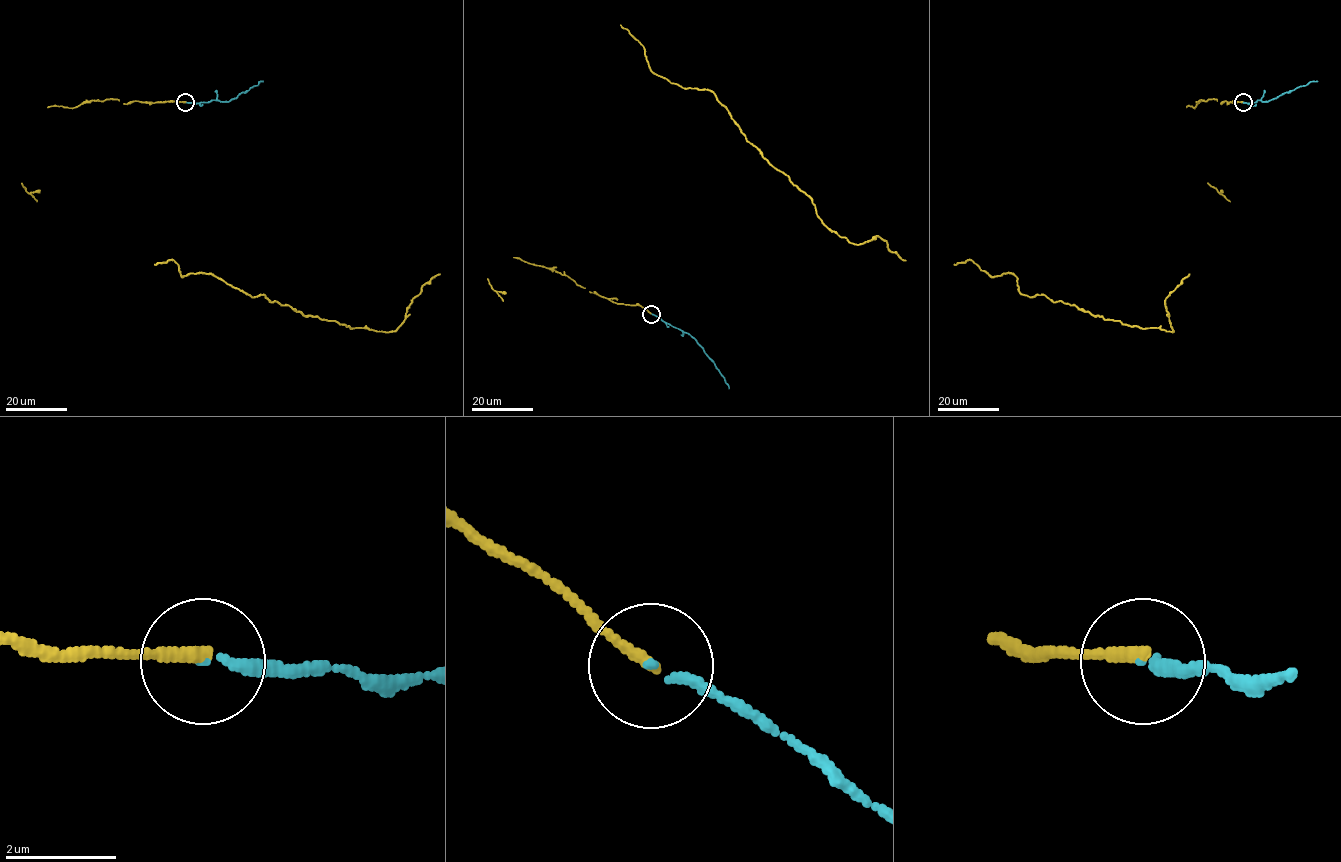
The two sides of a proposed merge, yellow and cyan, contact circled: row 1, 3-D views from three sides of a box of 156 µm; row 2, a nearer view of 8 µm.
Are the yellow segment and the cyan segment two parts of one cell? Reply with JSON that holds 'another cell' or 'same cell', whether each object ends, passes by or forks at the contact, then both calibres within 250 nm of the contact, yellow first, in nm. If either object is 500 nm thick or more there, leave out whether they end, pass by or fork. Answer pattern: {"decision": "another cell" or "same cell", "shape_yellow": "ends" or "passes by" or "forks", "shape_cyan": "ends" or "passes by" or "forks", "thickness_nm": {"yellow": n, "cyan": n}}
{"decision": "same cell", "shape_yellow": "ends", "shape_cyan": "ends", "thickness_nm": {"yellow": 200, "cyan": 150}}

